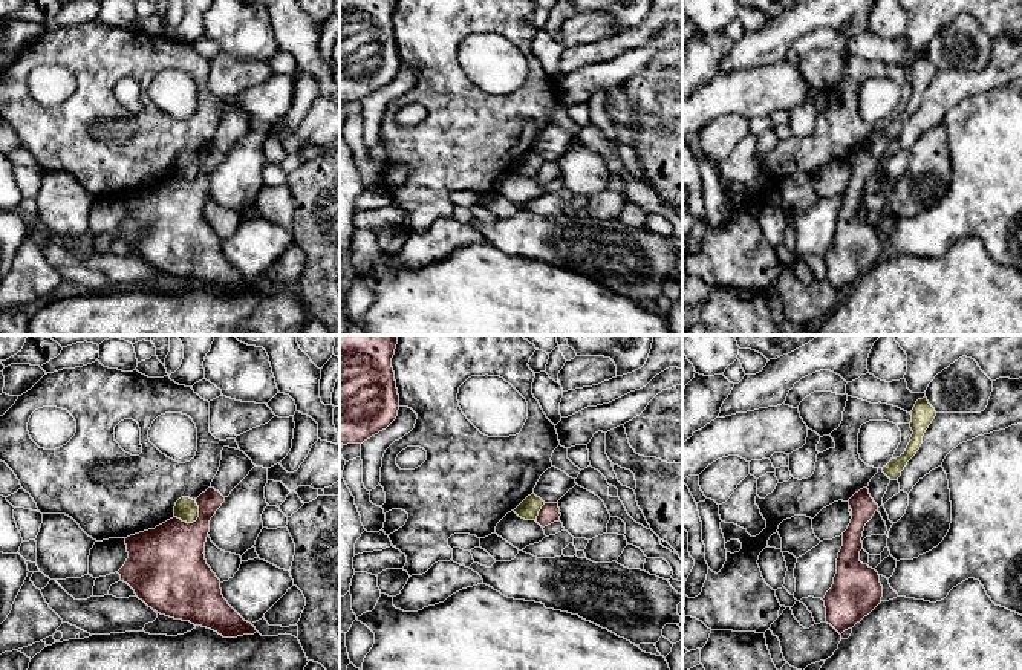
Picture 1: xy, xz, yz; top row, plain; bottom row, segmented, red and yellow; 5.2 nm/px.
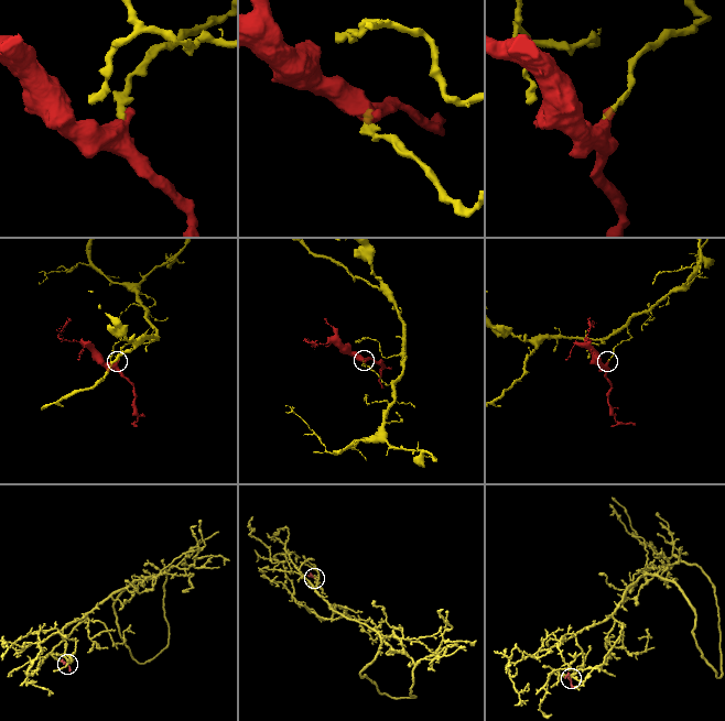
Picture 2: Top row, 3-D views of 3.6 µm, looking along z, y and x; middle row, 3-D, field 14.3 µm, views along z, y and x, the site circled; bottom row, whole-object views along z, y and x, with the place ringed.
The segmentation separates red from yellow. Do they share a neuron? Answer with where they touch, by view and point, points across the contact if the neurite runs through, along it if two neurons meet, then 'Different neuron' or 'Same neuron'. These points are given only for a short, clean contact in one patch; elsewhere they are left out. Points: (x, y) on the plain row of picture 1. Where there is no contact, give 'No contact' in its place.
Touches red at xy (196, 178). Boundary: xy (195, 156), (198, 175), (193, 179), (182, 179), (175, 175). Different neuron

